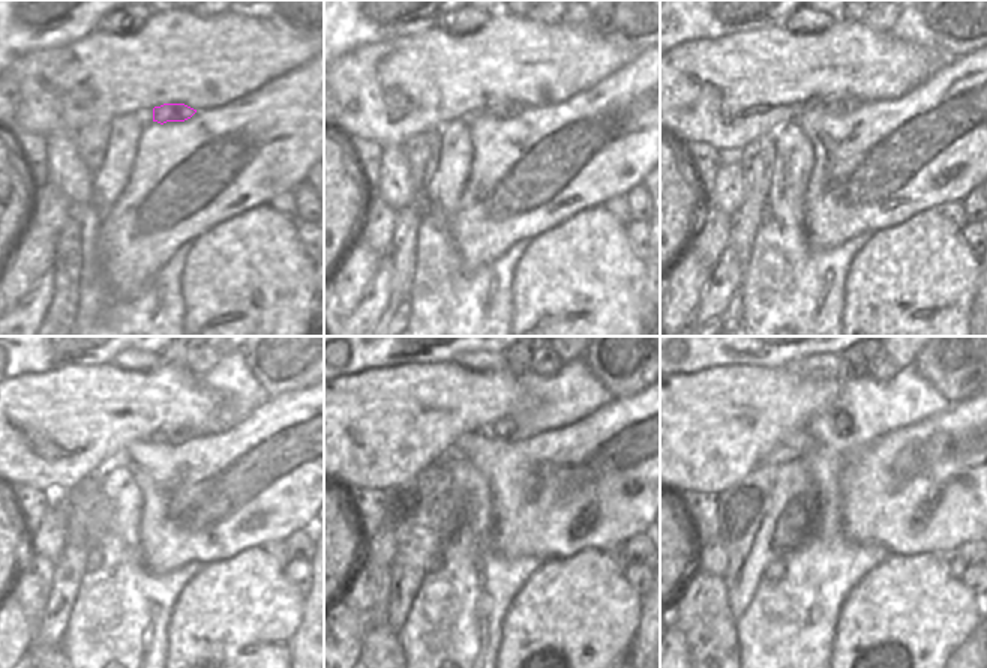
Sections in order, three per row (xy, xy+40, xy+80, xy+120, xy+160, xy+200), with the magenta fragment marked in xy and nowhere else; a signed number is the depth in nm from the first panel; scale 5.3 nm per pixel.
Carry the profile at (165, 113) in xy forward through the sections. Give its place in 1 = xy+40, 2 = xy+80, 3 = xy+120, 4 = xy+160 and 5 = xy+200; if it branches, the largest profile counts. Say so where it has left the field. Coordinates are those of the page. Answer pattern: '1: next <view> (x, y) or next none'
1: next xy+40 (504, 108)
2: next xy+80 (837, 104)
3: next xy+120 (170, 434)
4: next xy+160 (503, 428)
5: next xy+200 (842, 422)

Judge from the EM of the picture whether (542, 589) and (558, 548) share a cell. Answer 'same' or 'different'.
different

